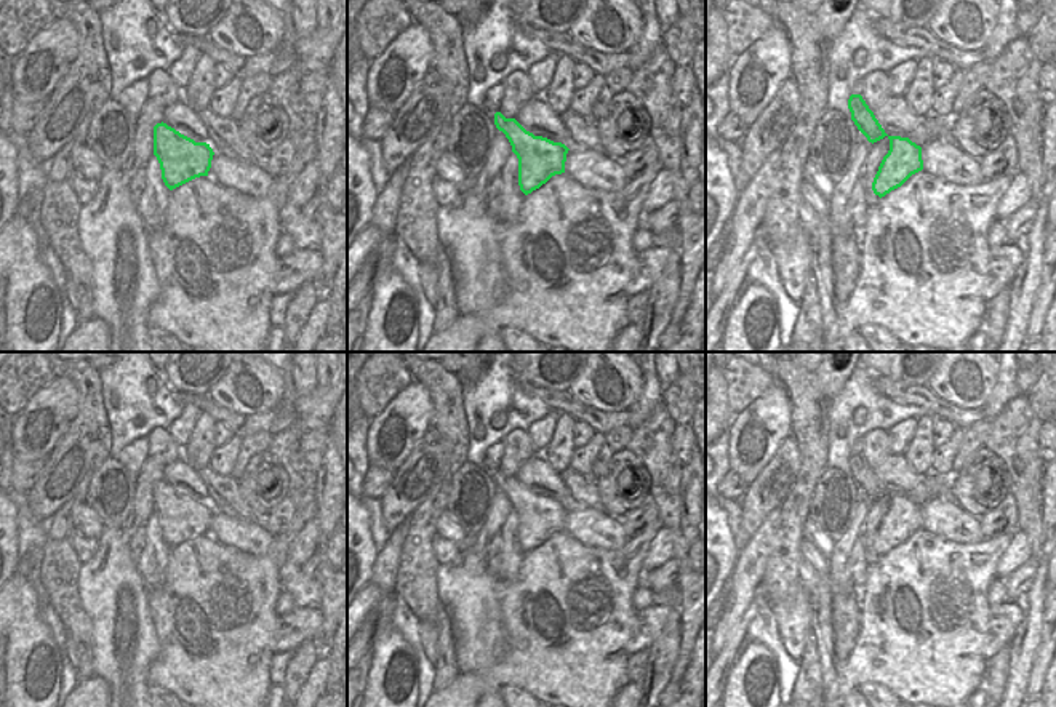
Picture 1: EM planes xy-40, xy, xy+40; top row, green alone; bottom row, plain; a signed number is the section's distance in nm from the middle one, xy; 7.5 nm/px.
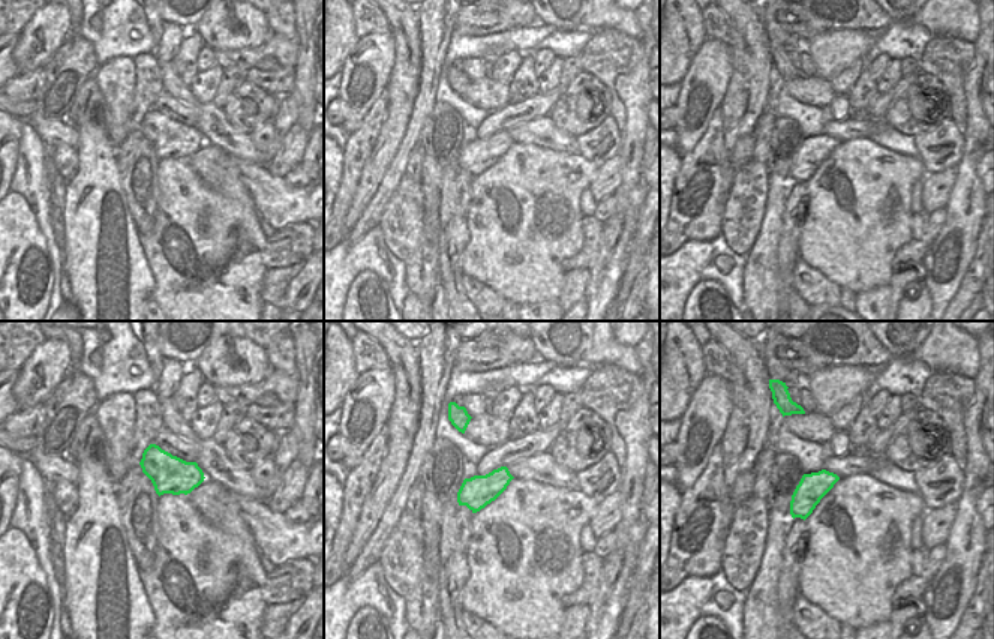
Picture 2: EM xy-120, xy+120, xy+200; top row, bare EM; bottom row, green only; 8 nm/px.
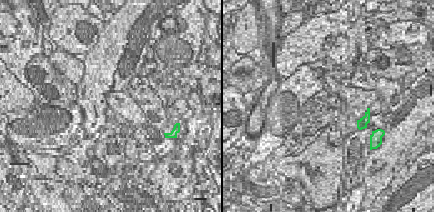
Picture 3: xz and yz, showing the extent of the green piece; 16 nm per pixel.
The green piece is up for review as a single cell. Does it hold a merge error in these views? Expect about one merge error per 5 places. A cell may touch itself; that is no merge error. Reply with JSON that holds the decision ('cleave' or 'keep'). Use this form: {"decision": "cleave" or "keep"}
{"decision": "keep"}

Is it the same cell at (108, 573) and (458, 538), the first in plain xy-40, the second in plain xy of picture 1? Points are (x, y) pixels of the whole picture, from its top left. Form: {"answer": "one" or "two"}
{"answer": "two"}

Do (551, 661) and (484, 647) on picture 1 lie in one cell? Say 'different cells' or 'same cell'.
different cells

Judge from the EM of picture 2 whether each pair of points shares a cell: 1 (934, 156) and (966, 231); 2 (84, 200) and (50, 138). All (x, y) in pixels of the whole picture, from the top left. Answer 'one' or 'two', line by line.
1: two
2: two

